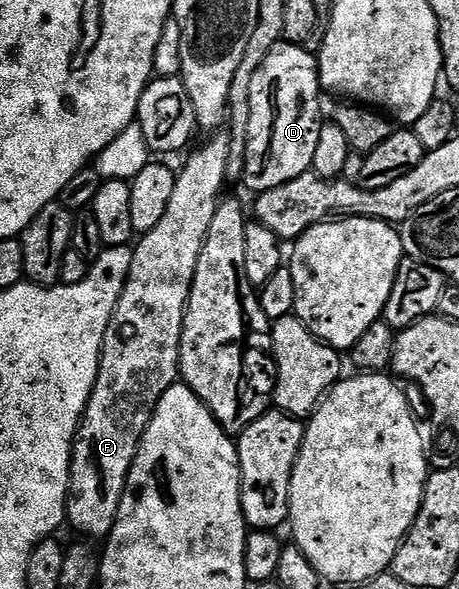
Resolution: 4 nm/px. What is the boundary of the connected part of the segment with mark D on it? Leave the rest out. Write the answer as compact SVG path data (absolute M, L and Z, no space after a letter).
M282 40L272 49L270 56L266 56L266 60L262 60L262 68L258 68L258 72L254 72L254 80L250 80L250 124L248 125L246 160L244 161L244 176L242 179L242 185L246 189L252 190L251 192L273 190L278 188L278 184L286 184L290 180L294 180L298 176L311 171L312 161L314 160L314 148L318 148L318 132L322 125L322 119L320 119L320 94L322 95L322 87L317 55L311 54L309 50L305 50L303 45Z

